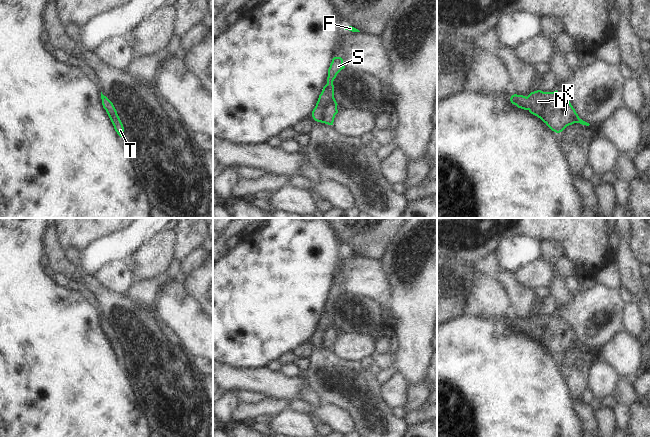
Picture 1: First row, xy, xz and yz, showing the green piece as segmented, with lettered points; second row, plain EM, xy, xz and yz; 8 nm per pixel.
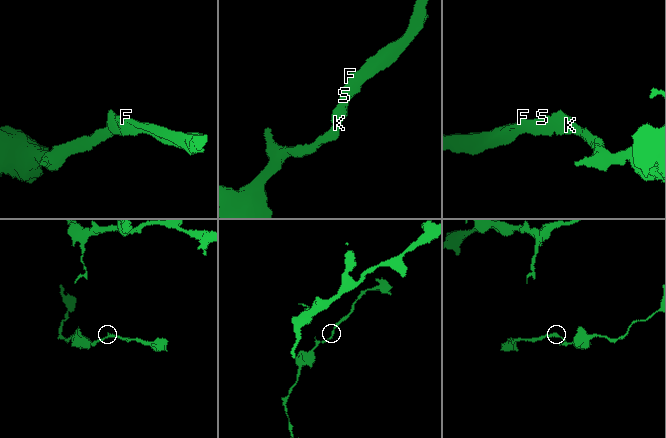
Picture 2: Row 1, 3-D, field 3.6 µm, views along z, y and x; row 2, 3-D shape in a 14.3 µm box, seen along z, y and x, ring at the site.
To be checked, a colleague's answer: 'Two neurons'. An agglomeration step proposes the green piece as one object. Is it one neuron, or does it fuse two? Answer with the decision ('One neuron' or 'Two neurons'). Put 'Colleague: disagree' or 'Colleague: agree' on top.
Colleague: disagree
One neuron.

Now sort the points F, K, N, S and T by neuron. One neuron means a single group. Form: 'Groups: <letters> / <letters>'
Groups: F K N S T.

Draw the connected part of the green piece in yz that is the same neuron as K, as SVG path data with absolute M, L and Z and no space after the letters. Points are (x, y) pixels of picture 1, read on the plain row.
M537 314L531 316L527 321L514 318L510 325L518 332L528 334L540 342L556 357L562 356L567 350L574 347L590 349L579 342L570 325L557 314L554 316Z

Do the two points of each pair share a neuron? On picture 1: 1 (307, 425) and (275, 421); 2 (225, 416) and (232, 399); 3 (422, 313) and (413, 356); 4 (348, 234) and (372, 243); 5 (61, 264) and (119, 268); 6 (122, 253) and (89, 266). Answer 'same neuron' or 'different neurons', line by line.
1: same neuron
2: same neuron
3: same neuron
4: same neuron
5: different neurons
6: same neuron

